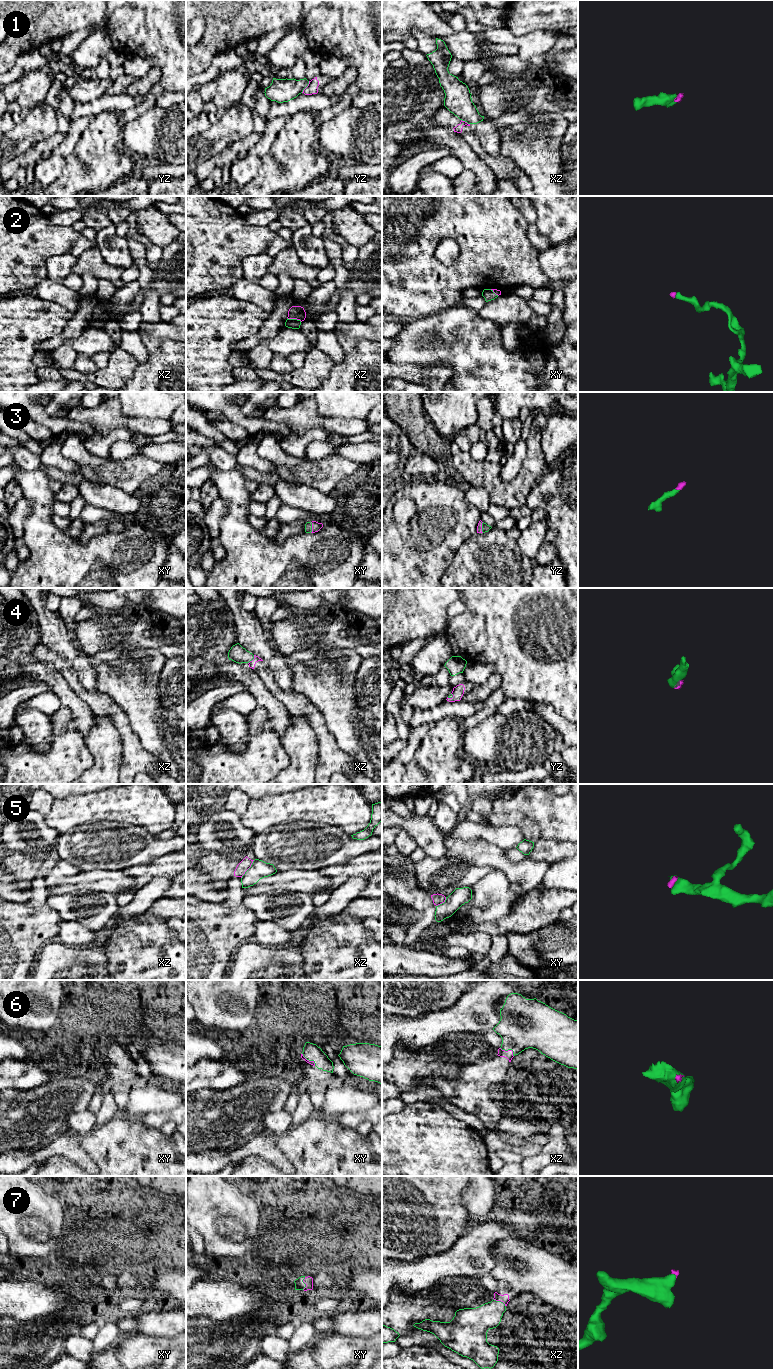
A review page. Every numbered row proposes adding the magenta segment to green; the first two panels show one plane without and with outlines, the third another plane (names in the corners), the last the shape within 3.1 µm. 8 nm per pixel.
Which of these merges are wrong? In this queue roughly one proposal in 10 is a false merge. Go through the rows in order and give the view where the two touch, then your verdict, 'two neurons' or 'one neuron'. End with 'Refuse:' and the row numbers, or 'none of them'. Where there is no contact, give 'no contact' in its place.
1: yz | two neurons
2: xz | one neuron
3: xy | one neuron
4: xz | one neuron
5: xz | two neurons
6: xz | one neuron
7: xz | one neuron
Refuse: 1, 5

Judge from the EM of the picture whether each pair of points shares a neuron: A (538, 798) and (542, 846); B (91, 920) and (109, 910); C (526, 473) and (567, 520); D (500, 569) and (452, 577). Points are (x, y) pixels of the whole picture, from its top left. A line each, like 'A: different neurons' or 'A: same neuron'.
A: different neurons
B: same neuron
C: different neurons
D: same neuron

